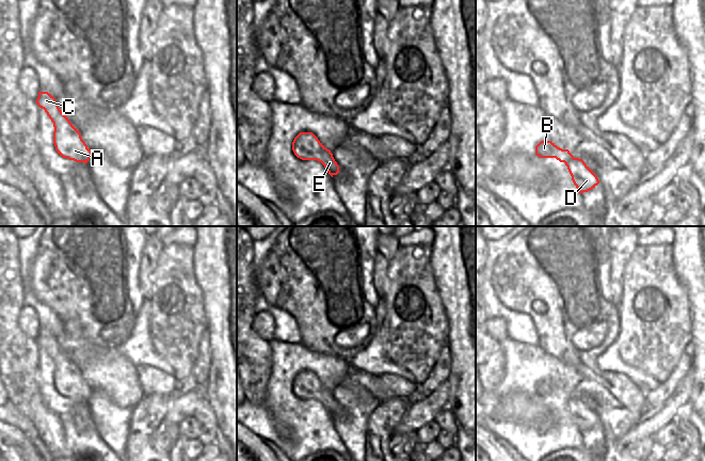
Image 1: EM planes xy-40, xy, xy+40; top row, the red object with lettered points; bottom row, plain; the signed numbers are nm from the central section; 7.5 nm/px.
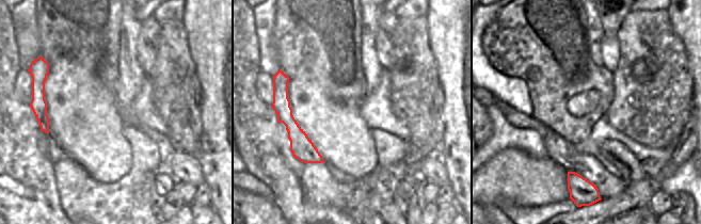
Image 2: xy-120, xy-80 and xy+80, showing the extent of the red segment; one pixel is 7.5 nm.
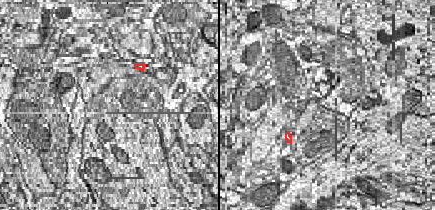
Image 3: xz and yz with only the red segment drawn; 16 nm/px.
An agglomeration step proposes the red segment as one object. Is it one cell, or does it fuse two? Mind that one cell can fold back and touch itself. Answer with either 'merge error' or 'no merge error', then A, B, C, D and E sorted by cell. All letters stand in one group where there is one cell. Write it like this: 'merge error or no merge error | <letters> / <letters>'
no merge error | A B C D E

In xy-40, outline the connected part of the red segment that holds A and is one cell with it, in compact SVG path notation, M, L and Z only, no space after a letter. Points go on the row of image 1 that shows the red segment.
M38 92L36 104L53 123L53 144L58 154L63 158L86 164L93 153L82 140L79 130L60 110L55 98L48 92Z

